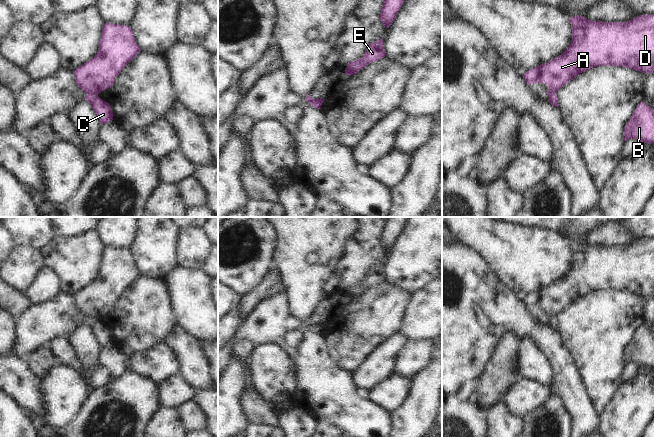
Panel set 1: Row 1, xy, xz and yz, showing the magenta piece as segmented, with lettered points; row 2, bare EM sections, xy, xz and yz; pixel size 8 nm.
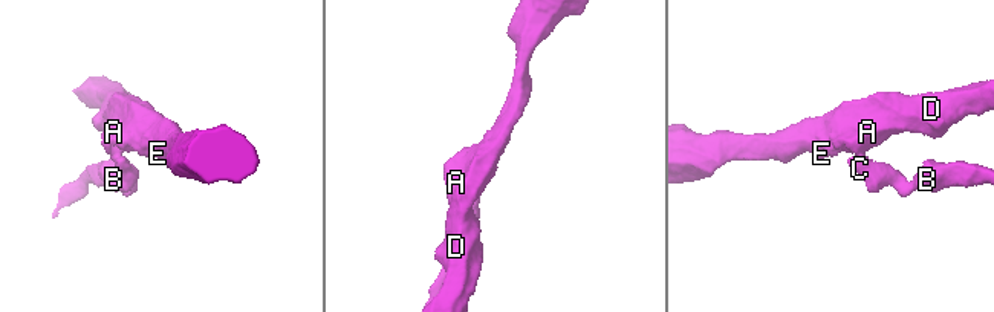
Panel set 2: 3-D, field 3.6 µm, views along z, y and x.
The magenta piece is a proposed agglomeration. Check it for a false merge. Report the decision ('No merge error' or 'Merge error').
Merge error.

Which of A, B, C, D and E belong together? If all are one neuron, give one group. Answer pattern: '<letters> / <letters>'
A D E / B C

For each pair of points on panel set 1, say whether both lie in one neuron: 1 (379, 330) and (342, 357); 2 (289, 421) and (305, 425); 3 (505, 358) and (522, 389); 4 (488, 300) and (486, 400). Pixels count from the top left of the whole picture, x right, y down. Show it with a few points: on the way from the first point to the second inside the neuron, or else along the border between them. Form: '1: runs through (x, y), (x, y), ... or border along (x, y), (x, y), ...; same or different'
1: runs through (370, 330), (351, 348); same
2: runs through (293, 421), (297, 425), (301, 425); same
3: border along (520, 378), (505, 392), (502, 398); different
4: border along (498, 343), (484, 370), (476, 378); different

